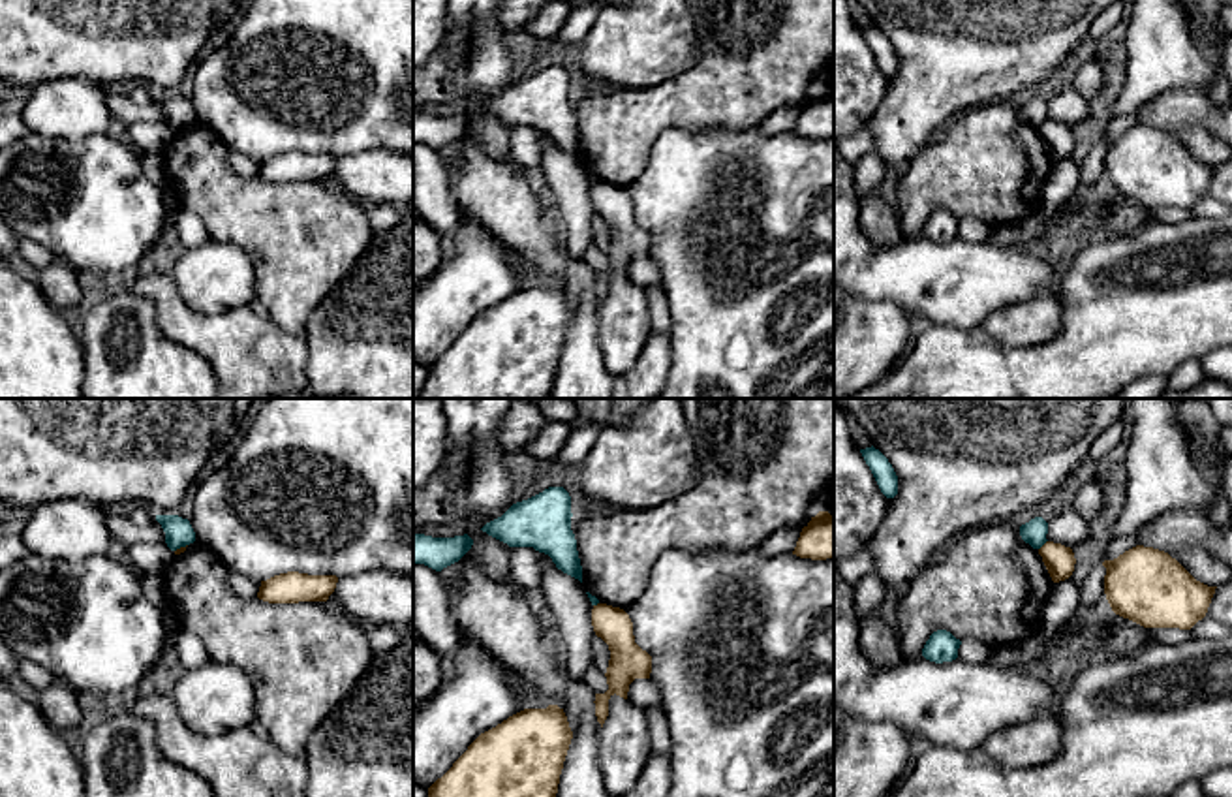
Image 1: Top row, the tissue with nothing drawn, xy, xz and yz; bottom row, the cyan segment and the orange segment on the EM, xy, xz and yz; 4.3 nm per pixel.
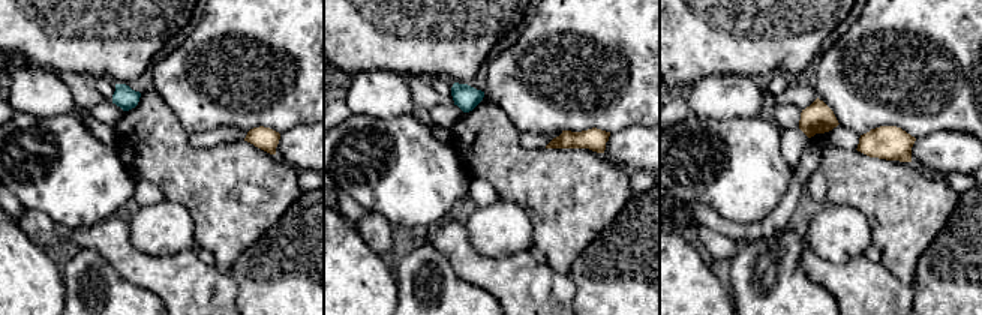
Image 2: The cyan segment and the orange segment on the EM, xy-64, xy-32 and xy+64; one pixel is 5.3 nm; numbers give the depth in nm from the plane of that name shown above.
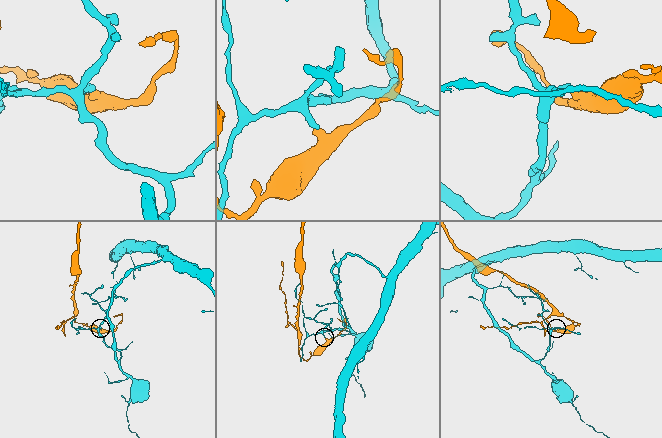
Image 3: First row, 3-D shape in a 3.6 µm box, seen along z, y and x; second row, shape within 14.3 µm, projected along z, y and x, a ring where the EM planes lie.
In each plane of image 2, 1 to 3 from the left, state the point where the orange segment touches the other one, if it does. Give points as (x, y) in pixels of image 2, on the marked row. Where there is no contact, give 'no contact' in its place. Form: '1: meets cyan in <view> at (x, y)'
1: no contact
2: no contact
3: no contact

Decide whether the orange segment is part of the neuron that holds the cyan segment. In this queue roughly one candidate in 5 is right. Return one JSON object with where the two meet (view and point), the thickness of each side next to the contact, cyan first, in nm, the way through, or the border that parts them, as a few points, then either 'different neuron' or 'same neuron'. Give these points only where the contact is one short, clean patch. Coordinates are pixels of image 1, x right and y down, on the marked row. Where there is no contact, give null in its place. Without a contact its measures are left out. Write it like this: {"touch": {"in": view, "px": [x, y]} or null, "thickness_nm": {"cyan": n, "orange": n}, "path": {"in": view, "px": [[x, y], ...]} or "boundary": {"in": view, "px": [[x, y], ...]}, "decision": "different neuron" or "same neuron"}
{"touch": {"in": "yz", "px": [1043, 544]}, "thickness_nm": {"cyan": 110, "orange": 130}, "boundary": {"in": "yz", "px": [[1047, 540], [1039, 549]]}, "decision": "different neuron"}

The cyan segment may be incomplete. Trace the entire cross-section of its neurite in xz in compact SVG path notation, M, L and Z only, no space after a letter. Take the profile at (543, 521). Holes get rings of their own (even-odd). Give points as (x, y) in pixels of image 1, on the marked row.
M563 487L513 504L481 530L509 547L533 547L552 558L558 570L582 583L577 539L571 530L571 496Z

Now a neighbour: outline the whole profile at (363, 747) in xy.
M413 630L393 650L372 658L355 688L312 731L302 758L310 773L306 797L413 797Z

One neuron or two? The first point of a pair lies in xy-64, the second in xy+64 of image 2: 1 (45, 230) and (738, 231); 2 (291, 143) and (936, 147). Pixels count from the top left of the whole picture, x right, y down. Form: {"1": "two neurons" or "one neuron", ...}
{"1": "two neurons", "2": "one neuron"}

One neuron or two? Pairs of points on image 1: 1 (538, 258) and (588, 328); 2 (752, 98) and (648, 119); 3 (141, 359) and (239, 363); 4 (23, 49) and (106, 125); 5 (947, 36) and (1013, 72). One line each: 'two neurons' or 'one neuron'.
1: one neuron
2: one neuron
3: two neurons
4: two neurons
5: one neuron

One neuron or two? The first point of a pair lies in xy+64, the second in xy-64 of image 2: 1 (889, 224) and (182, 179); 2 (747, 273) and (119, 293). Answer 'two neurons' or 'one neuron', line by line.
1: one neuron
2: one neuron

